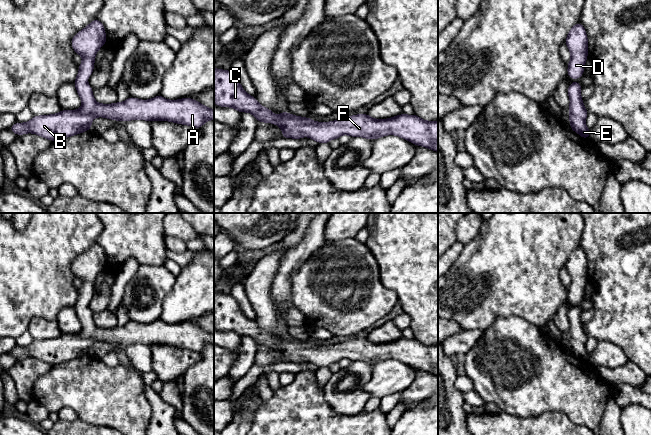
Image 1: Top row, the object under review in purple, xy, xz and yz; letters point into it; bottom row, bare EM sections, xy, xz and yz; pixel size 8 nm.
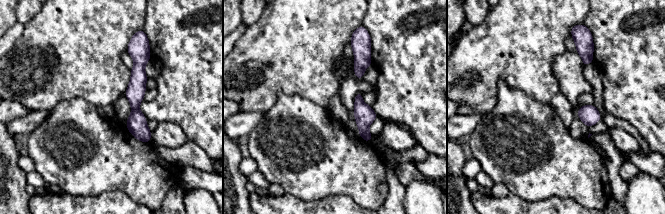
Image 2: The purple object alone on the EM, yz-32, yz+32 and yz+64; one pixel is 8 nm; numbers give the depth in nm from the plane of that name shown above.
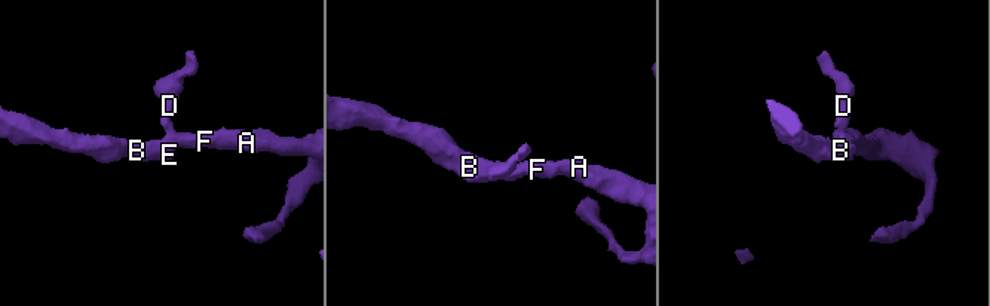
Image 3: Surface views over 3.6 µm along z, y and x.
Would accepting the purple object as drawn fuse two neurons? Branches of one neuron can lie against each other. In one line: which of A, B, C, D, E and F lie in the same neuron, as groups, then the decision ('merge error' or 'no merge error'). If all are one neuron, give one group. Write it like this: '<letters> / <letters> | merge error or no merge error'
A B C D E F | no merge error

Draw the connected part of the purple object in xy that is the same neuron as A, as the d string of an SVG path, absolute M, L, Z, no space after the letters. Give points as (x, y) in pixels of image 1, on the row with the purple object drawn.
M95 19L79 31L71 40L75 53L83 57L74 81L82 99L79 110L61 110L57 114L33 116L27 123L16 122L9 130L18 136L34 133L51 141L57 141L91 130L94 117L117 121L142 119L145 121L170 121L200 129L208 120L214 120L214 110L192 98L167 100L158 95L150 100L129 97L124 102L113 104L97 103L87 78L94 69L95 55L106 44L103 23Z

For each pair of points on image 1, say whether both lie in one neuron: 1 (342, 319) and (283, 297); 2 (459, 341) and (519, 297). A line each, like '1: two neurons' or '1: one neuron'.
1: two neurons
2: two neurons

